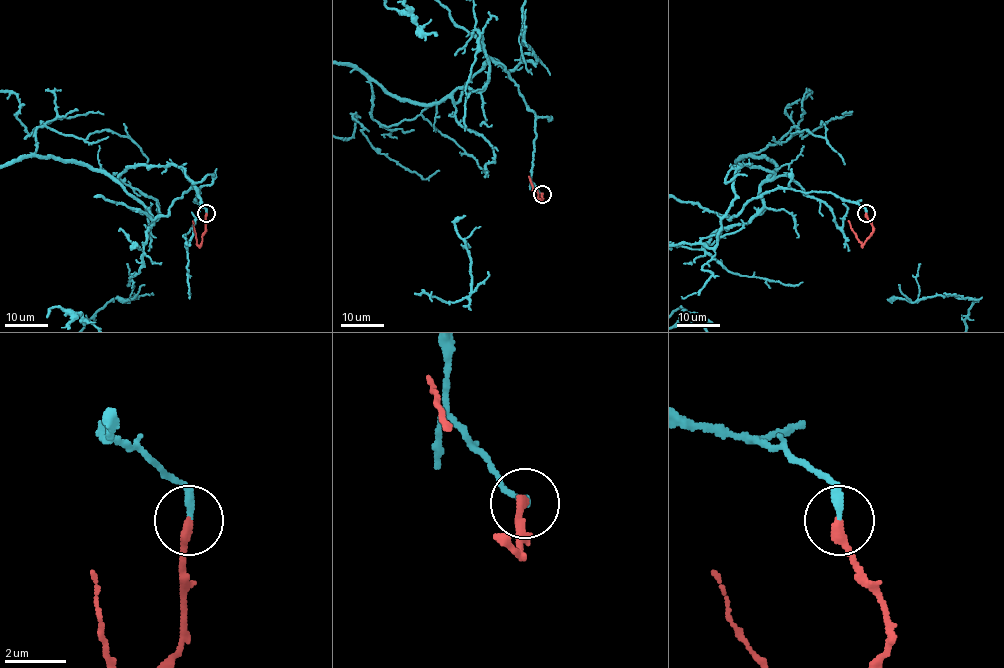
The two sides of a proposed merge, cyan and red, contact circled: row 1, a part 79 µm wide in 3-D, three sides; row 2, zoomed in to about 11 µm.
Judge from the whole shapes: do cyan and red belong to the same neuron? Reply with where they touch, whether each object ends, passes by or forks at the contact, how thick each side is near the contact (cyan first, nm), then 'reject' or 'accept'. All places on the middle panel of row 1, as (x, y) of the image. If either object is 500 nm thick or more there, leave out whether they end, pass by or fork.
place (542, 194); cyan ends; red ends; calibres 260 and 320 nm; accept

